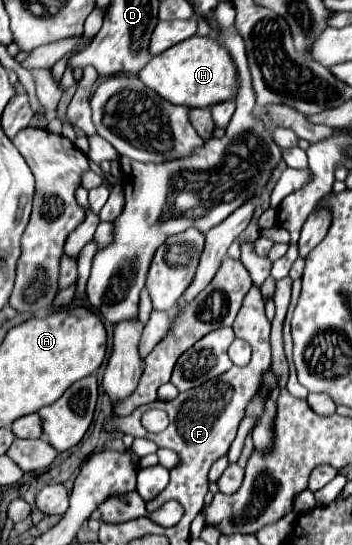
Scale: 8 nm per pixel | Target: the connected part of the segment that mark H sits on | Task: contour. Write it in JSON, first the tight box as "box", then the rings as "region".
{"box":[138,35,236,107],"region":[[[192,35],[190,39],[176,43],[164,53],[152,57],[142,69],[142,73],[138,73],[138,77],[162,99],[174,105],[210,107],[236,95],[236,69],[230,59],[230,53],[212,37]]]}

